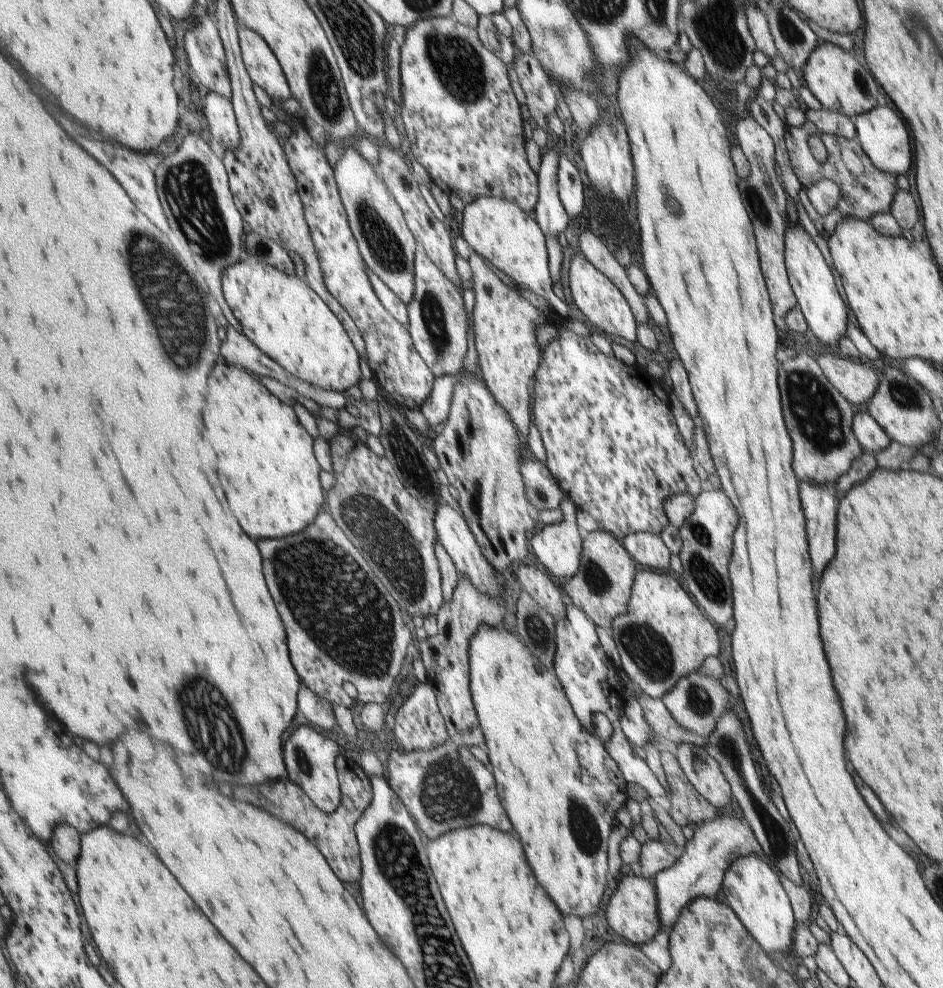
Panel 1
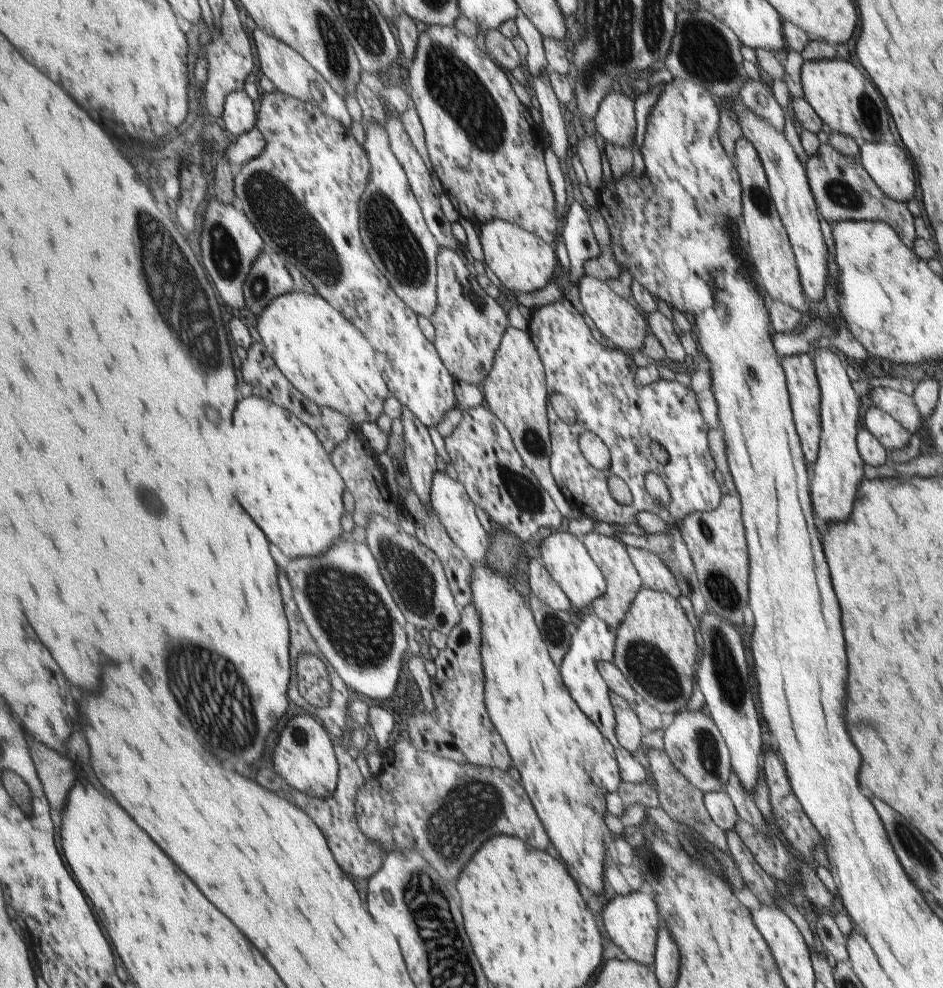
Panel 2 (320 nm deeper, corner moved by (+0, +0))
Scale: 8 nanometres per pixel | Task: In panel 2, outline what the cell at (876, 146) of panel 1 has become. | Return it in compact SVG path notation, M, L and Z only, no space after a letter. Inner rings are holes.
M887 142L858 144L858 155L865 172L883 192L898 203L911 200L915 192L915 176L905 152Z

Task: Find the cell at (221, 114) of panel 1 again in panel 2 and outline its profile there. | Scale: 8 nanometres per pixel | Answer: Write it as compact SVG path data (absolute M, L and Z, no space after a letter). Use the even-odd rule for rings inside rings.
M235 91L225 101L223 116L226 128L235 135L245 134L256 128L259 119L258 103L245 91Z

